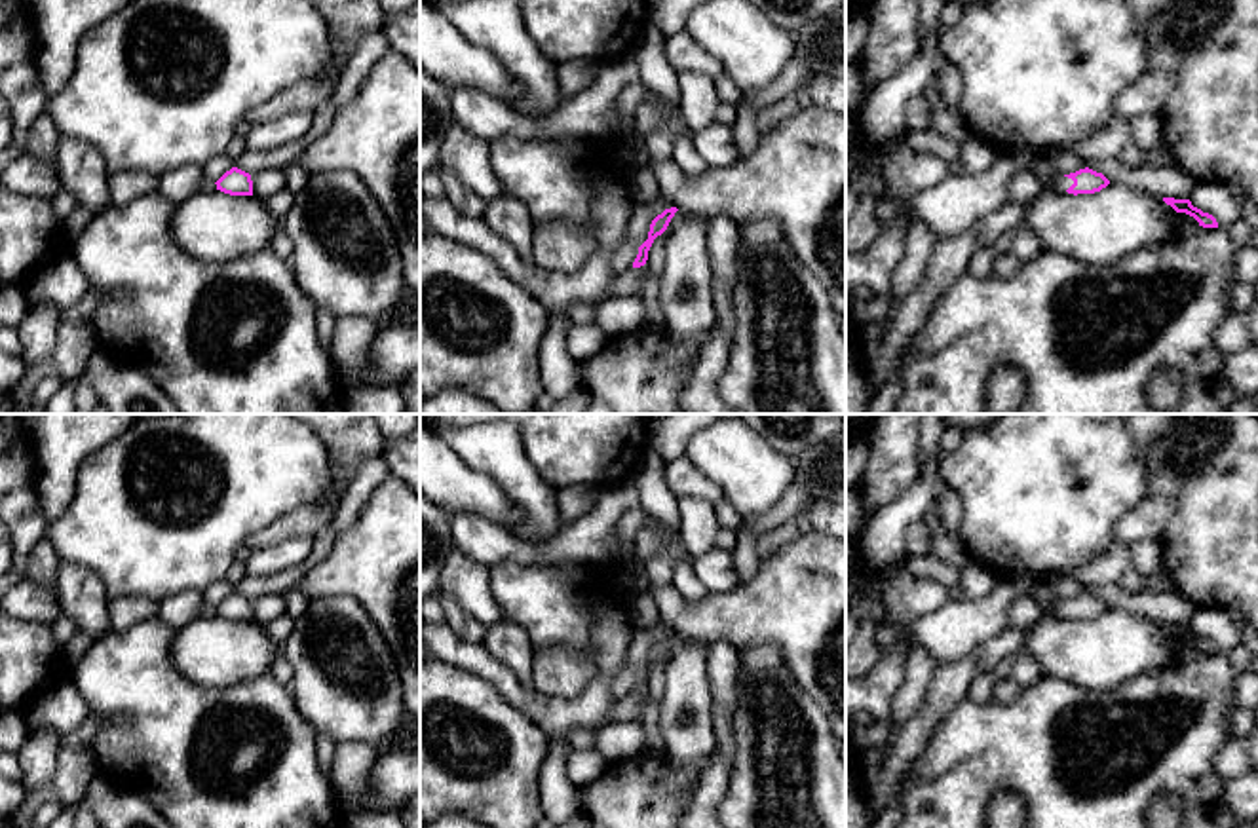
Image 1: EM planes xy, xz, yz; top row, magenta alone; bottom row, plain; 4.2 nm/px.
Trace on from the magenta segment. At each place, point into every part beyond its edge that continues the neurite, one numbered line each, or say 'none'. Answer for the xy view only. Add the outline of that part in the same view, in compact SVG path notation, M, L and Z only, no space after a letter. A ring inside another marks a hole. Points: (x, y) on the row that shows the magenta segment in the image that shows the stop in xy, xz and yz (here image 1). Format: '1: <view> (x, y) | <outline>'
none

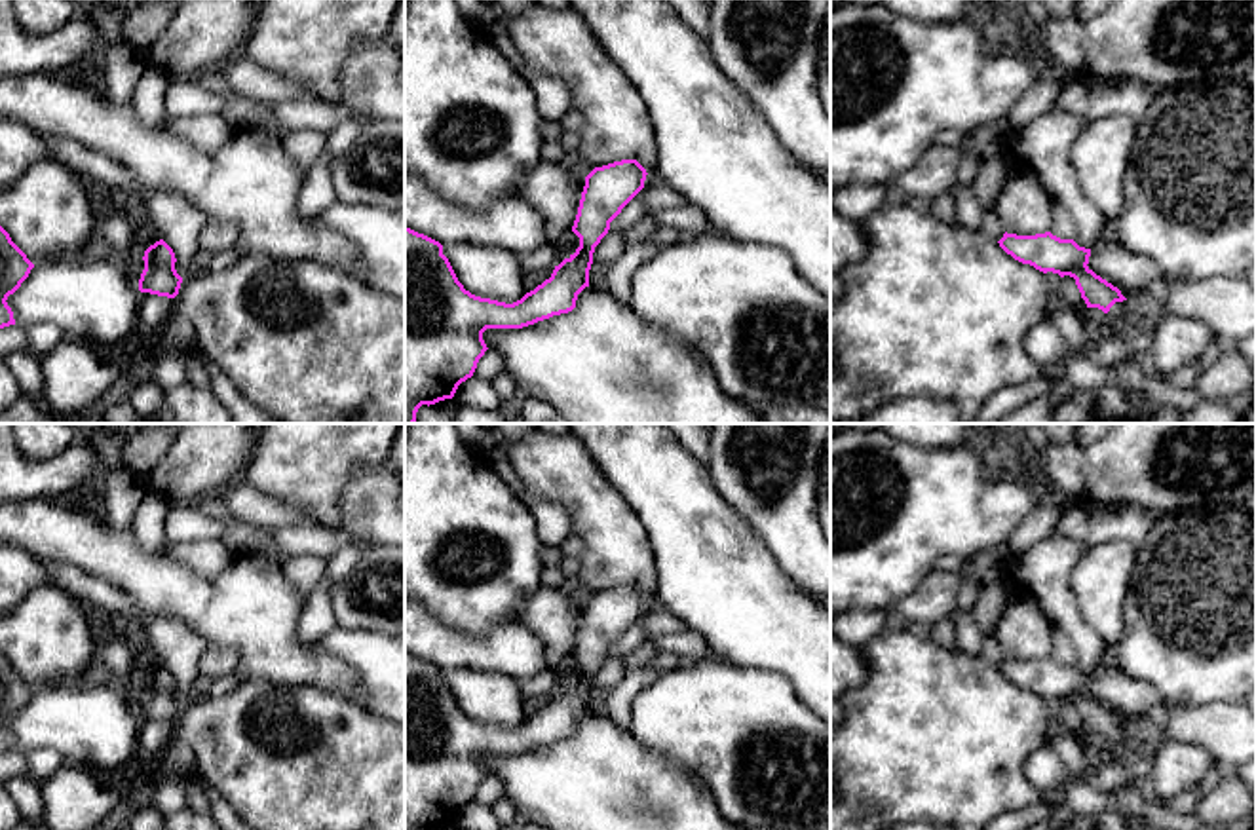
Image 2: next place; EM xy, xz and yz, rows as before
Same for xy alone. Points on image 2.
none

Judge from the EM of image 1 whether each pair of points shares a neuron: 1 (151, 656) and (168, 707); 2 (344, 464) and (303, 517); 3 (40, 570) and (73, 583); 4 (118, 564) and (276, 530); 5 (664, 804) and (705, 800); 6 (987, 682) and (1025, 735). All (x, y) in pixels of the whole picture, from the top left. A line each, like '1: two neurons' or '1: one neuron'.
1: one neuron
2: one neuron
3: two neurons
4: two neurons
5: two neurons
6: two neurons

